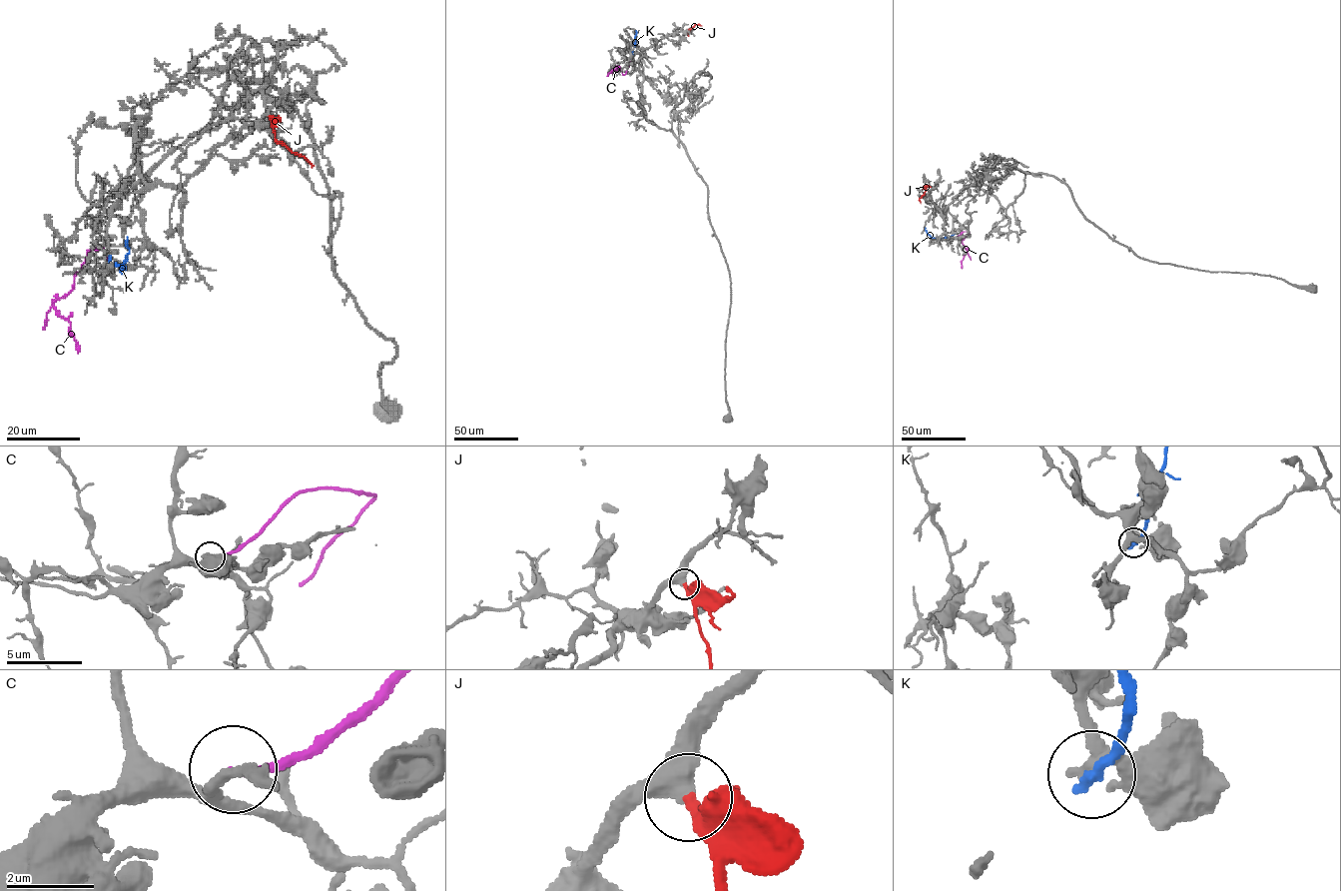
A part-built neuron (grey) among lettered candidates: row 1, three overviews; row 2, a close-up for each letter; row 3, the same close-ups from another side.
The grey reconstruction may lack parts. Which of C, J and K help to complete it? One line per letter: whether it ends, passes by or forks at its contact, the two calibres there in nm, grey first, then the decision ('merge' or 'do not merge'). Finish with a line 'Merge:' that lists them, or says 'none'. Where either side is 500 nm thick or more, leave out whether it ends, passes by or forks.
C: it ends | 280/180 nm | do not merge
J: it ends | 380/360 nm | merge
K: it ends | 240/320 nm | do not merge
Merge: J

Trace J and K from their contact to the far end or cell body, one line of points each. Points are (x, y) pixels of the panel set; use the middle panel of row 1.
J: (686, 34), (695, 24), (701, 26)
K: (629, 60), (636, 30)

